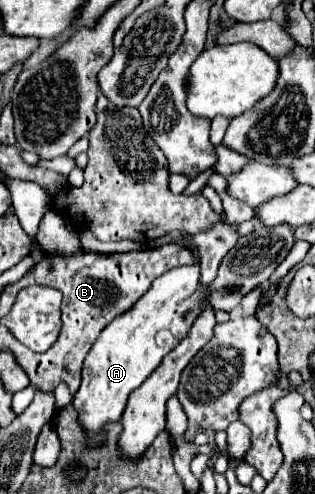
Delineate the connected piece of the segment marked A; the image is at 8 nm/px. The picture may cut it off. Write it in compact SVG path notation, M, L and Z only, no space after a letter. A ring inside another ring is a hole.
M198 265L166 271L130 311L108 323L96 339L84 361L82 387L74 395L74 407L80 411L80 423L84 425L92 447L102 443L102 425L122 417L128 395L138 389L160 365L162 357L188 335L196 315L200 315L200 303L206 299L206 289L198 285L198 277Z

